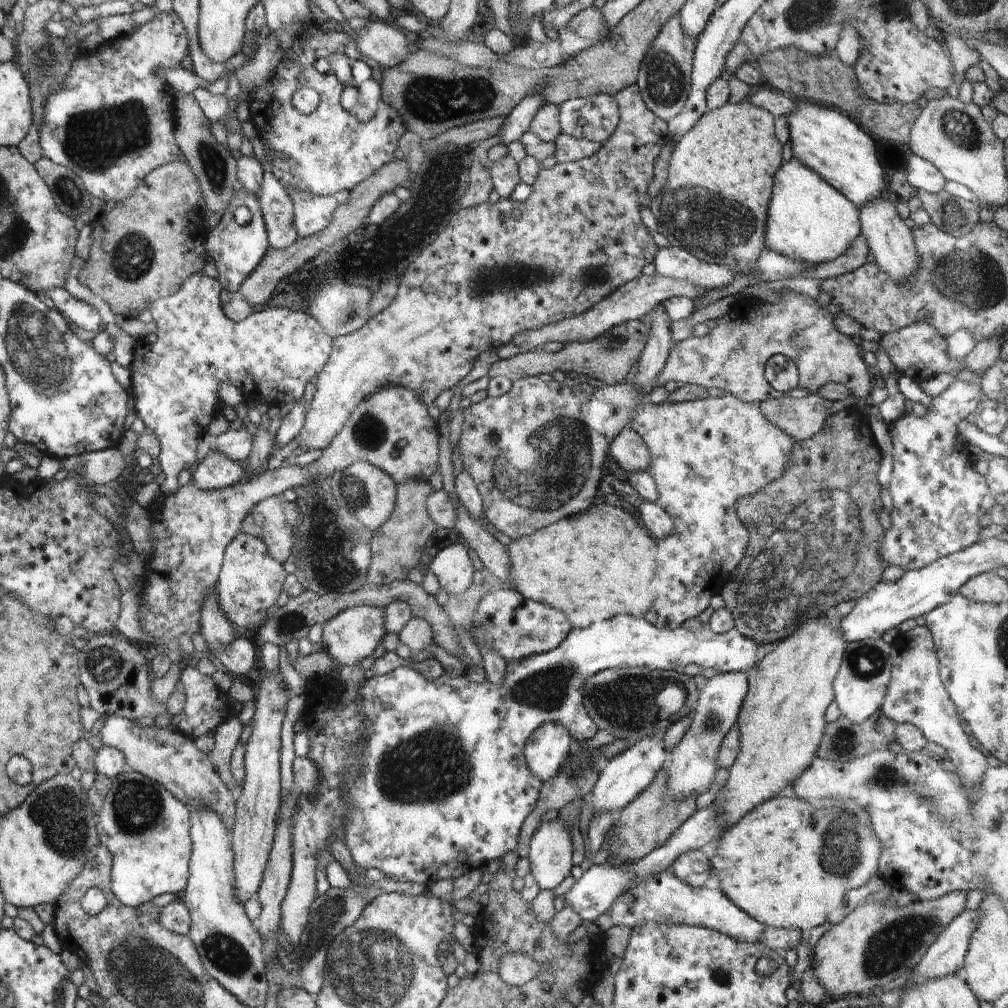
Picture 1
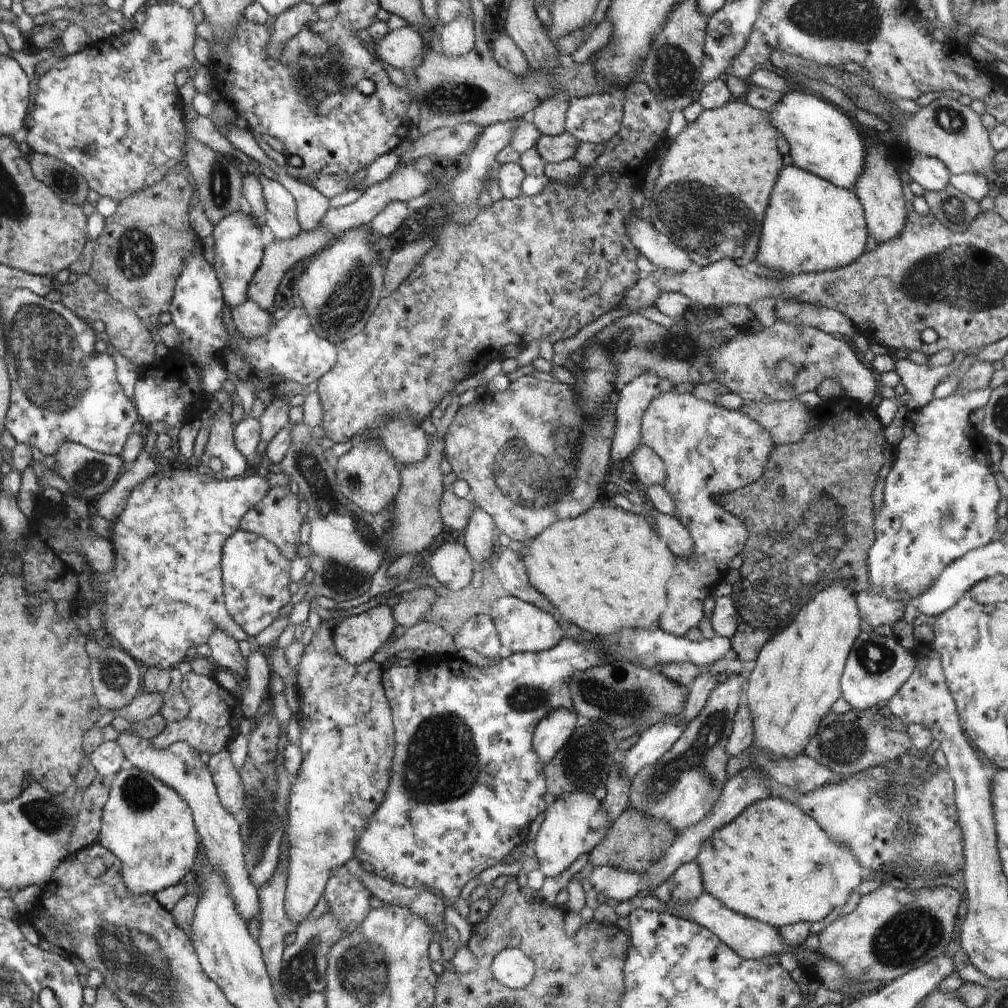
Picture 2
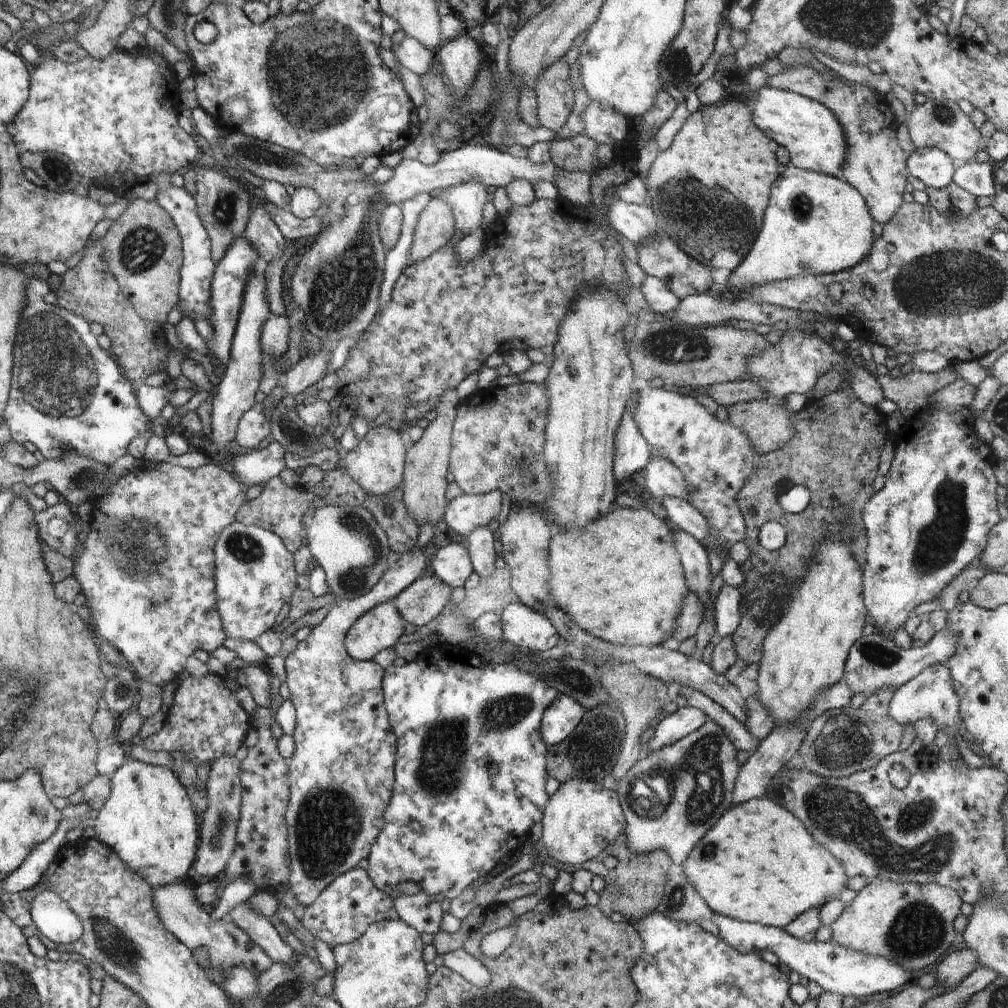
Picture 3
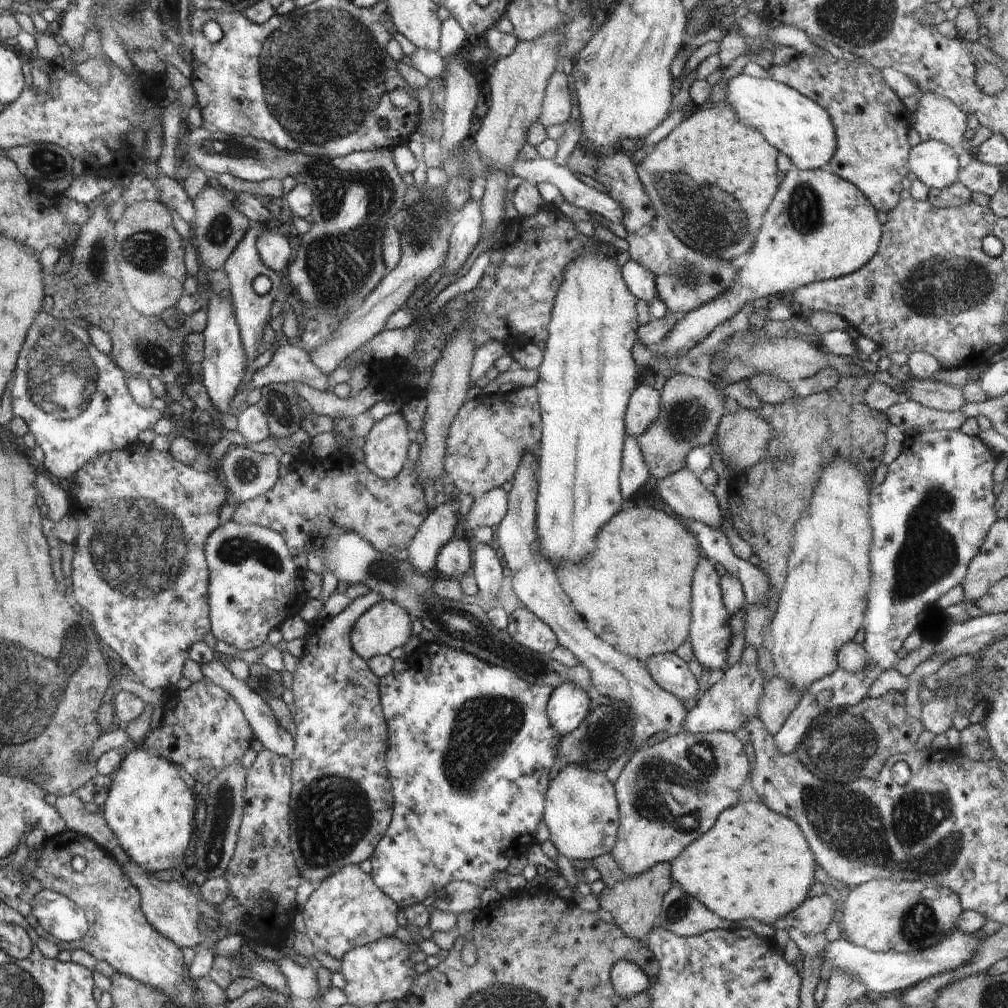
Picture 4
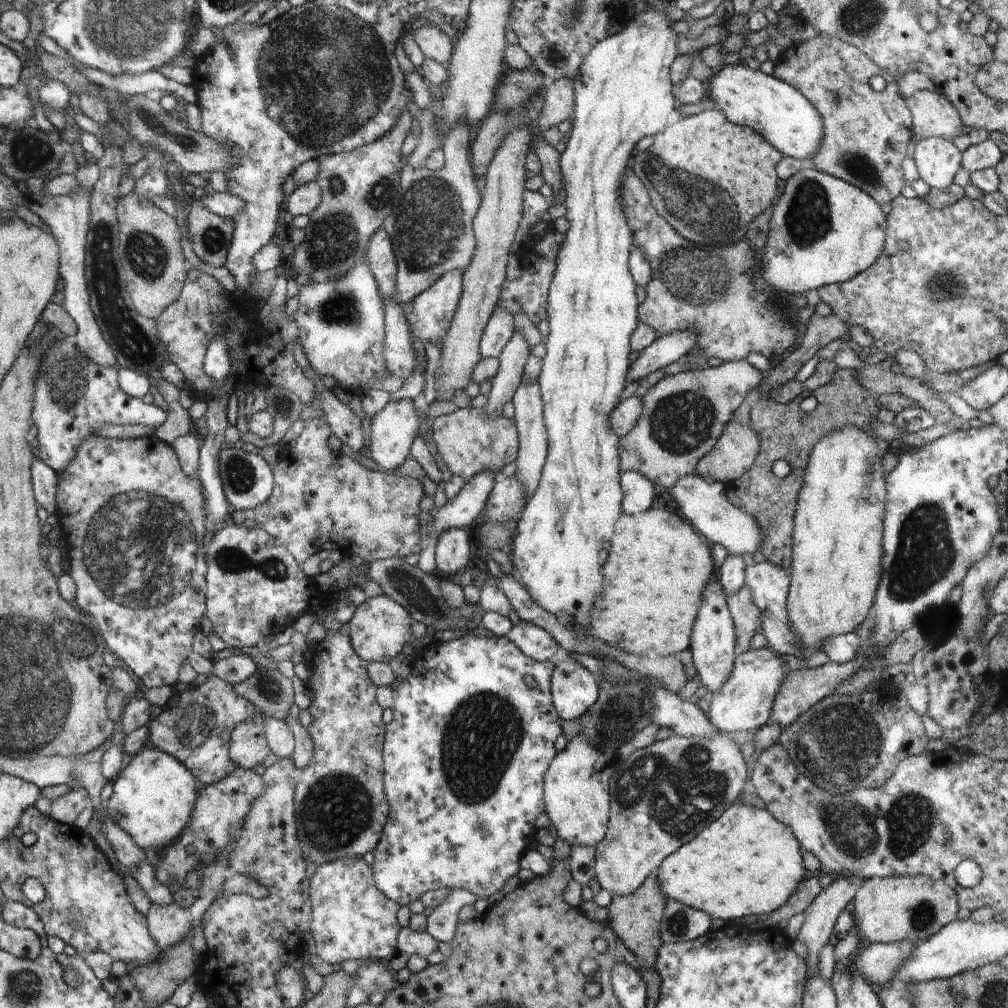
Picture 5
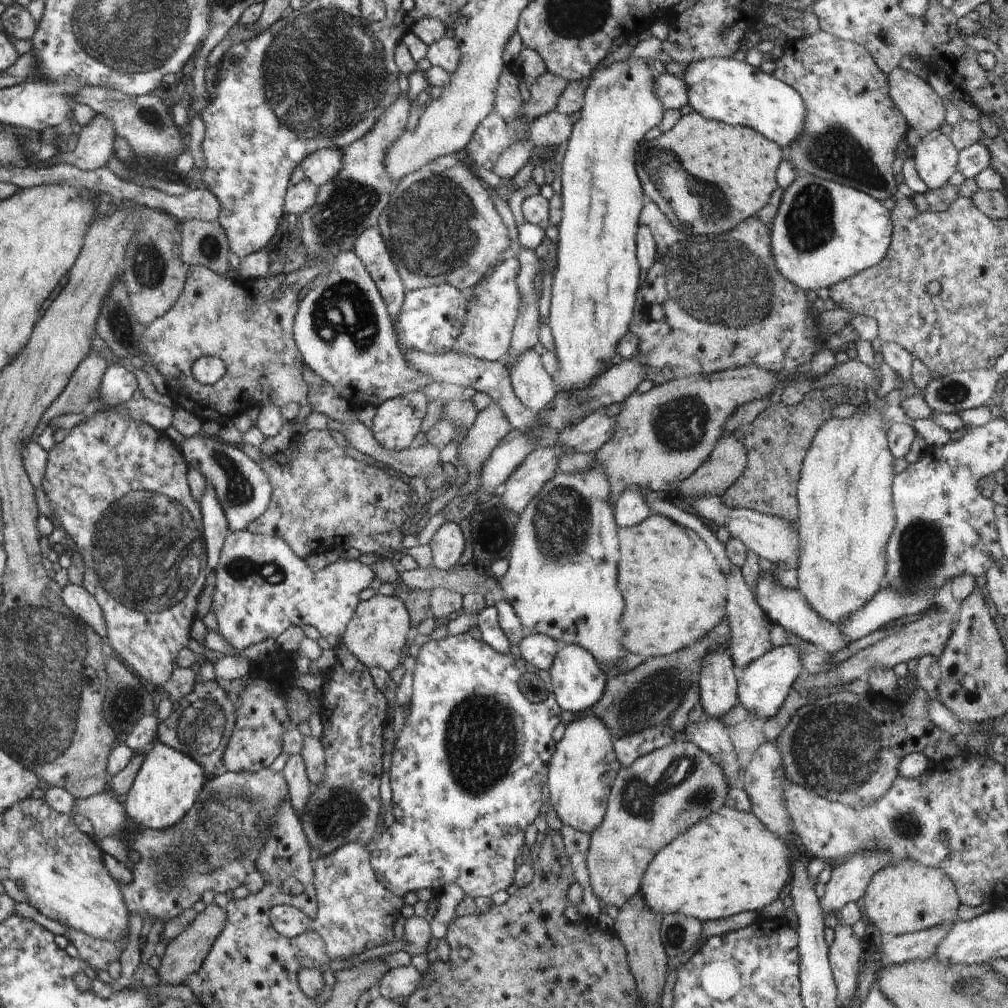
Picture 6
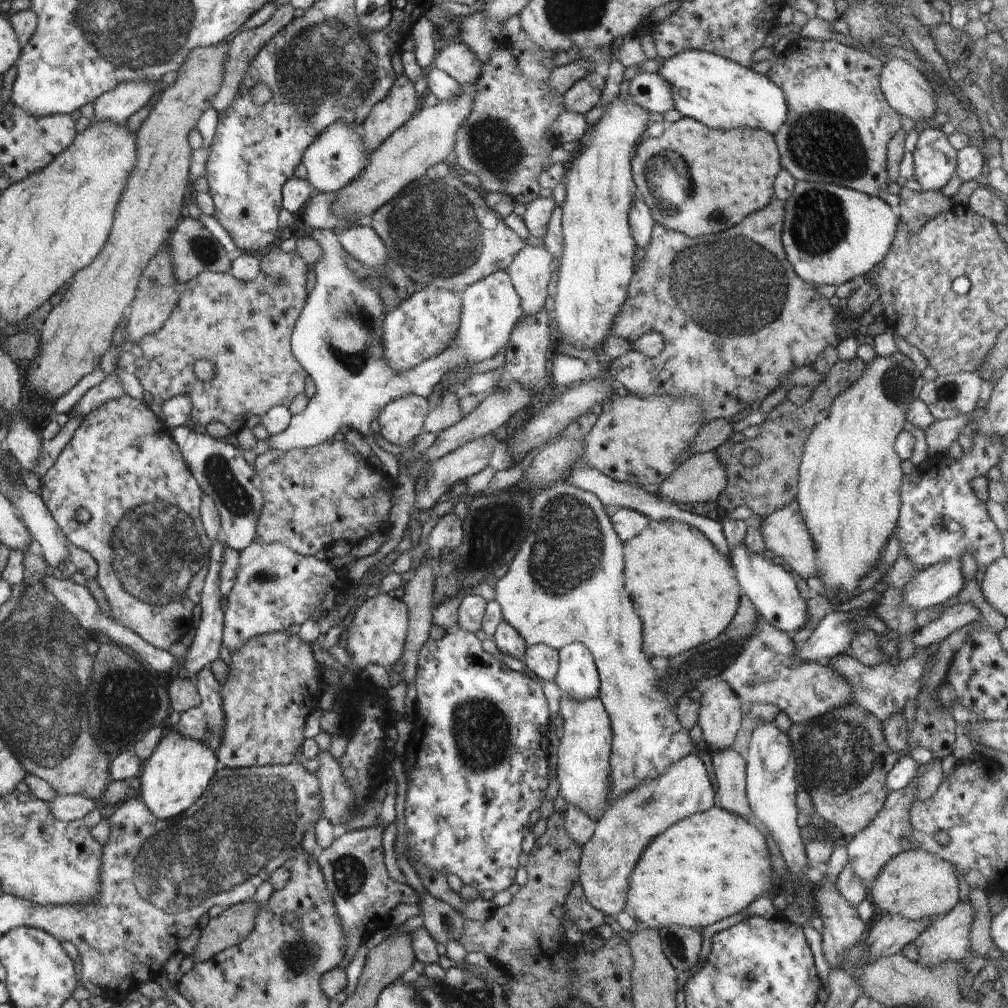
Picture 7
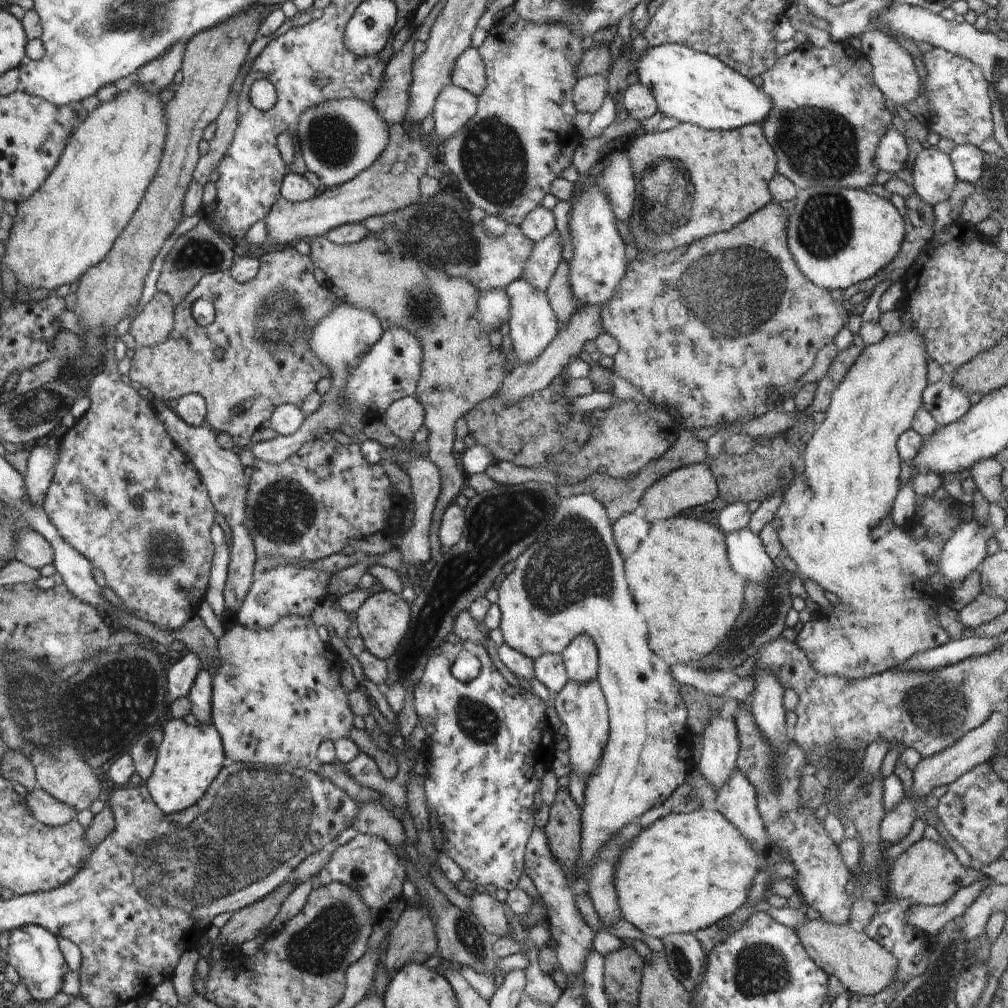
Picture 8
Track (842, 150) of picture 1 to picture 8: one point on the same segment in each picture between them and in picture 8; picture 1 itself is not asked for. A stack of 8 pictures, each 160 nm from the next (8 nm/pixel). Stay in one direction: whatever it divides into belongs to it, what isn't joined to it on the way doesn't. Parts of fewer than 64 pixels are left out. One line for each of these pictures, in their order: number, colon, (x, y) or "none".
2: (822, 140)
3: (816, 141)
4: (793, 124)
5: (751, 98)
6: (721, 89)
7: (718, 92)
8: (693, 87)

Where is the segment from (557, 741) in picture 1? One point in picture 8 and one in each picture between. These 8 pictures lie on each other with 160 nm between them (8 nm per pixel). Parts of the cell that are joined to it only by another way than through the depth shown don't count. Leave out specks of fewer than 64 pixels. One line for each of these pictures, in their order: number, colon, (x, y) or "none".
2: (554, 730)
3: (561, 716)
4: (568, 705)
5: (574, 689)
6: (577, 682)
7: (577, 676)
8: (580, 657)

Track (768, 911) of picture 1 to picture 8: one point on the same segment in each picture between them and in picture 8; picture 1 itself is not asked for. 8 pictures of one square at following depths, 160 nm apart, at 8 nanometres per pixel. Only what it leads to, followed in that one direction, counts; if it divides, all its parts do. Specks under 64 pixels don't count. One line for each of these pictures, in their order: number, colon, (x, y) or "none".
2: (771, 863)
3: (759, 864)
4: (755, 863)
5: (746, 862)
6: (729, 862)
7: (710, 865)
8: (684, 872)

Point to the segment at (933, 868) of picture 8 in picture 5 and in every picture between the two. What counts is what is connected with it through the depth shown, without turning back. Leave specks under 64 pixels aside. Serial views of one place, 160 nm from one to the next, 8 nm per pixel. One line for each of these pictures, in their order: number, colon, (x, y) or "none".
5: (899, 908)
6: (906, 896)
7: (915, 884)

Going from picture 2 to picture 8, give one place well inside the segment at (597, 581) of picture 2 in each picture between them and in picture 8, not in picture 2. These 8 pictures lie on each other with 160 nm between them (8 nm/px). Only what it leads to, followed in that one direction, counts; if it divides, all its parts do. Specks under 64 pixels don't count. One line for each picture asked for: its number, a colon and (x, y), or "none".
3: (621, 579)
4: (633, 590)
5: (659, 567)
6: (675, 593)
7: (684, 590)
8: (683, 583)

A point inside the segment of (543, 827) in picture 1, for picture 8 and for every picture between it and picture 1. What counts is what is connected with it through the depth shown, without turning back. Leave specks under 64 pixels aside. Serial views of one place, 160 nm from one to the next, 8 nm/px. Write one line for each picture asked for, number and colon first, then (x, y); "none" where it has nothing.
2: (574, 823)
3: (582, 817)
4: (580, 810)
5: (576, 783)
6: (583, 767)
7: (583, 770)
8: (582, 708)

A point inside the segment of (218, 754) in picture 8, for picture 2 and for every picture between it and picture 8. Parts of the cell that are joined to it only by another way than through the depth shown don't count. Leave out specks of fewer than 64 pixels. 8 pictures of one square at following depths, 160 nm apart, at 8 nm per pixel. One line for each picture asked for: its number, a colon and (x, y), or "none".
2: (146, 824)
3: (148, 820)
4: (149, 808)
5: (153, 800)
6: (168, 782)
7: (175, 776)

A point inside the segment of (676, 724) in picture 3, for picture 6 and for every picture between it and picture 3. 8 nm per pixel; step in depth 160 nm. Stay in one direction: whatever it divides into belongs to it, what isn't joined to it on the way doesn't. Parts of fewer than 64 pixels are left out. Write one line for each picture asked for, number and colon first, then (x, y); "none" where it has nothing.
4: (725, 706)
5: (743, 703)
6: (764, 684)

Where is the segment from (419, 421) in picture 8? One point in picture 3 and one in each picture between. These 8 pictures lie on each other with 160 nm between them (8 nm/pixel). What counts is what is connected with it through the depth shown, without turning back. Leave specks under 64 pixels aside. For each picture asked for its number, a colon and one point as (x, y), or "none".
3: (377, 463)
4: (385, 447)
5: (393, 429)
6: (397, 421)
7: (401, 421)

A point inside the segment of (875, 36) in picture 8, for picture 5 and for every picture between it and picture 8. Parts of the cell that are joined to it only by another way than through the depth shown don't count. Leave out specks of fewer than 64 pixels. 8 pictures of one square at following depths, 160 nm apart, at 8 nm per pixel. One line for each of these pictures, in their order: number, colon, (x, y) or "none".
5: (932, 114)
6: (922, 108)
7: (906, 89)

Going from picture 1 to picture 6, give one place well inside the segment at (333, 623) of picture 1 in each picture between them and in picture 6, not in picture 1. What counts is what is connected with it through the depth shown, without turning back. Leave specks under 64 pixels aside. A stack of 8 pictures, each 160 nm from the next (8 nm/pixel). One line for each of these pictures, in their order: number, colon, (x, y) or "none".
2: (359, 637)
3: (380, 628)
4: (386, 625)
5: (380, 628)
6: (376, 635)

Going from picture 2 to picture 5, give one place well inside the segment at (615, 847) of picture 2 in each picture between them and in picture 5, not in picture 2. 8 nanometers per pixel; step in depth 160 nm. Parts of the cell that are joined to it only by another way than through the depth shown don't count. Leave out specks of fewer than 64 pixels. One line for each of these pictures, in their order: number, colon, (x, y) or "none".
3: (635, 884)
4: (635, 902)
5: (635, 919)

